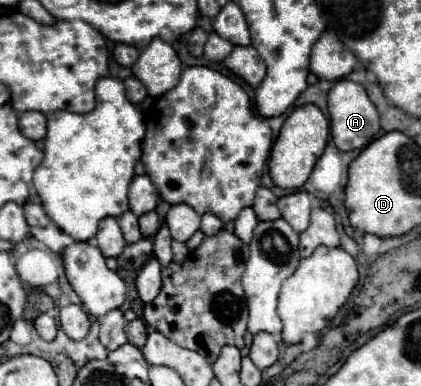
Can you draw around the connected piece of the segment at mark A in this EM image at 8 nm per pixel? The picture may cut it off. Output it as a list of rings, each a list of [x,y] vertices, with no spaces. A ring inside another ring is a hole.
[[[339,79],[329,91],[329,117],[331,117],[331,137],[339,151],[363,149],[373,141],[379,131],[379,113],[371,103],[367,91],[349,79]]]

